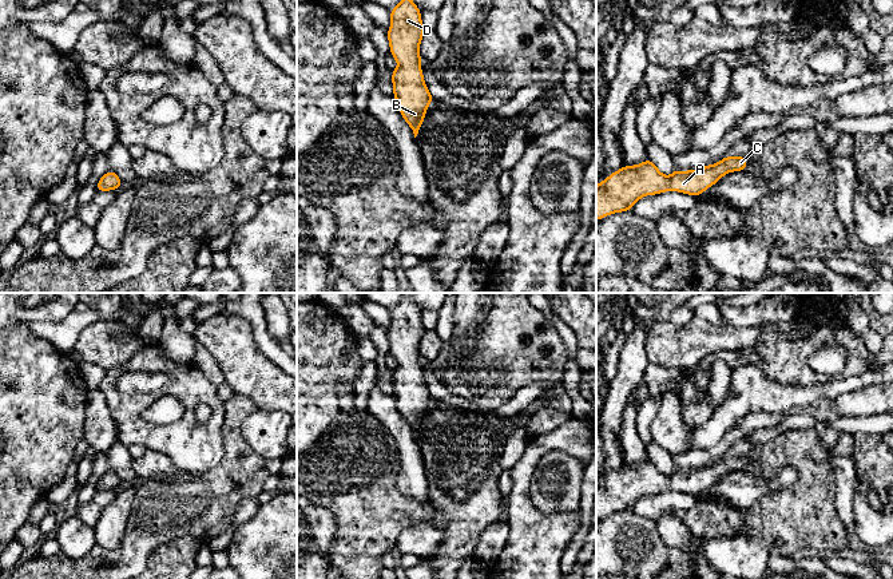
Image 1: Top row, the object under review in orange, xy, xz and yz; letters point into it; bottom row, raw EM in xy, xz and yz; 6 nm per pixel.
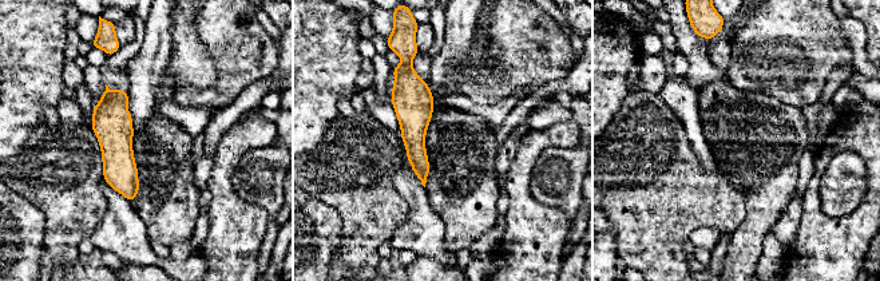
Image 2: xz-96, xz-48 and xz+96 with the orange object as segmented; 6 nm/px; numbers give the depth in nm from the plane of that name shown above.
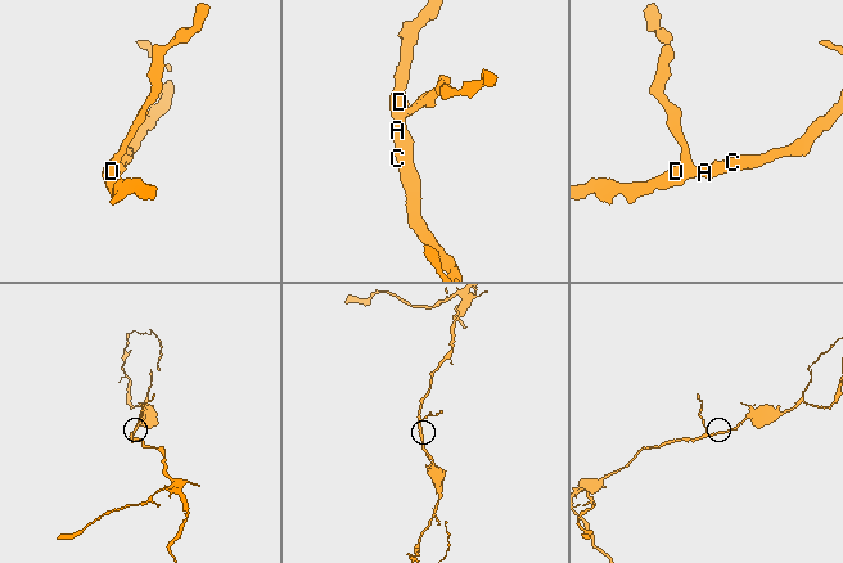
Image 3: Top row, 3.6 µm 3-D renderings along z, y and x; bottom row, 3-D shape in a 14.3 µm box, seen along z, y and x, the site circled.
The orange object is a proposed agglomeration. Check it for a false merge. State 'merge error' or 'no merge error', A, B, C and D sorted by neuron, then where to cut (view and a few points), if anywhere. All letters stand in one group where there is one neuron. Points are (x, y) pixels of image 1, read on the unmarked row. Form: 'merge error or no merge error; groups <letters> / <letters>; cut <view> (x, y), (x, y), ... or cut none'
no merge error; groups A B C D; cut none

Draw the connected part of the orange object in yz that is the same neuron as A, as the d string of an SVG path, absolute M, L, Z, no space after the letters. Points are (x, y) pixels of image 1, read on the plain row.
M745 455L725 456L721 461L698 469L675 468L668 477L648 457L636 465L623 465L596 485L596 519L630 511L644 495L679 491L698 496L727 472L742 472L747 464Z

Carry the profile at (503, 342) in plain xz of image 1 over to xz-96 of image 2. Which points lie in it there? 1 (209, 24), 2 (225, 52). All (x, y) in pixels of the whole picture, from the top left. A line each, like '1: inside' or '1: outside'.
1: inside
2: inside

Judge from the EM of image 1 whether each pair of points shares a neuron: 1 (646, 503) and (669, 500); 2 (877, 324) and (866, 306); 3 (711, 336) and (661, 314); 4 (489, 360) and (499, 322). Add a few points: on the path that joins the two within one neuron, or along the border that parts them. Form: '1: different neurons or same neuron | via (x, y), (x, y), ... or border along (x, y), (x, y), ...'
1: same neuron | via (651, 503), (663, 500)
2: same neuron | via (877, 320), (870, 310)
3: different neurons | border along (669, 318), (650, 322), (645, 338)
4: same neuron | via (499, 351), (499, 332)

